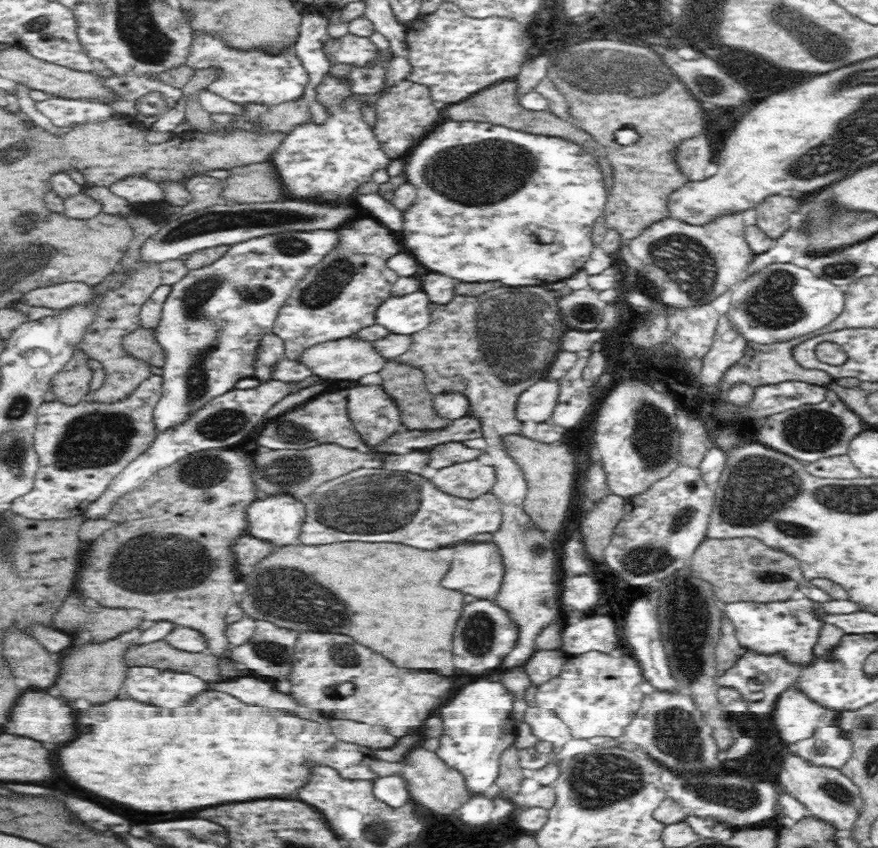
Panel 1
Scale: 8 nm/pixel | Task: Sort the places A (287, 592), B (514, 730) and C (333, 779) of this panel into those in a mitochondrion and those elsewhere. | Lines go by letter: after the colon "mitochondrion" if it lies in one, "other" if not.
A: mitochondrion
B: other
C: other

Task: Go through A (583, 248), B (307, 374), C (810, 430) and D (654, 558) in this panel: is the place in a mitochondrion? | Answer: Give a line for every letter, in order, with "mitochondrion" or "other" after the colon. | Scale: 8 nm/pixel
A: other
B: other
C: mitochondrion
D: mitochondrion

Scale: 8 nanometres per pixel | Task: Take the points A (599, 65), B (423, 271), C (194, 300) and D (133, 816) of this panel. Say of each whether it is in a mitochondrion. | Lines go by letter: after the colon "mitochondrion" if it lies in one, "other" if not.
A: mitochondrion
B: other
C: mitochondrion
D: other

